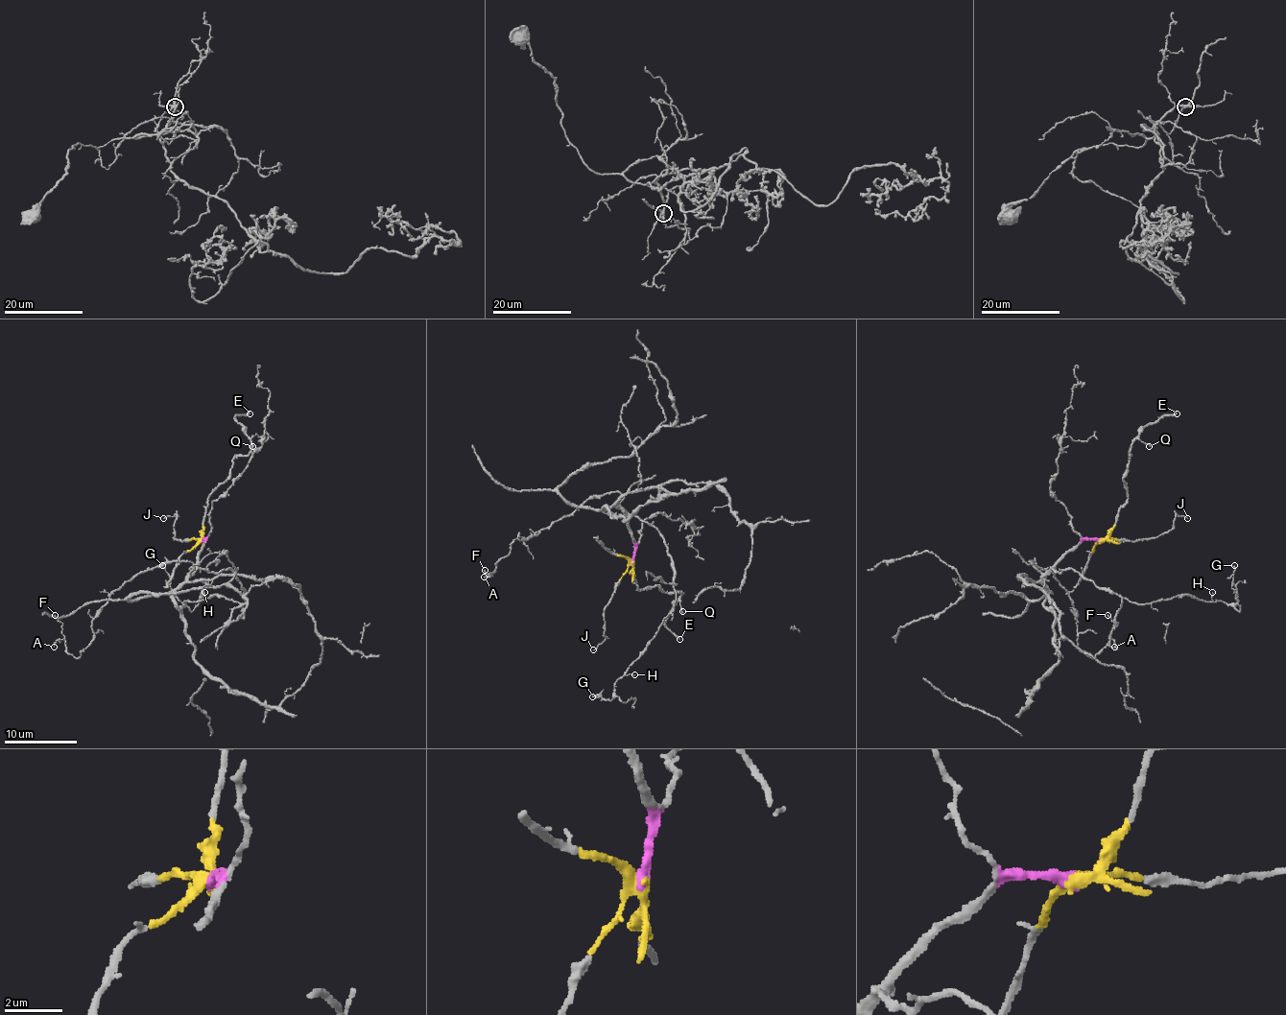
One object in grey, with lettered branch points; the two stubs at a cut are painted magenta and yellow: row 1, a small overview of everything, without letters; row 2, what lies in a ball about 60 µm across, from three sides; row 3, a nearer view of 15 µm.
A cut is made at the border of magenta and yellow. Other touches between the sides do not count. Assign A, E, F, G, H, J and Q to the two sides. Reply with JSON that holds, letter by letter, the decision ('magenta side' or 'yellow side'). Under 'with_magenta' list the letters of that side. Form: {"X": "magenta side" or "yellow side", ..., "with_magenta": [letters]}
{"A": "magenta side", "E": "yellow side", "F": "magenta side", "G": "magenta side", "H": "magenta side", "J": "yellow side", "Q": "yellow side", "with_magenta": ["A", "F", "G", "H"]}

